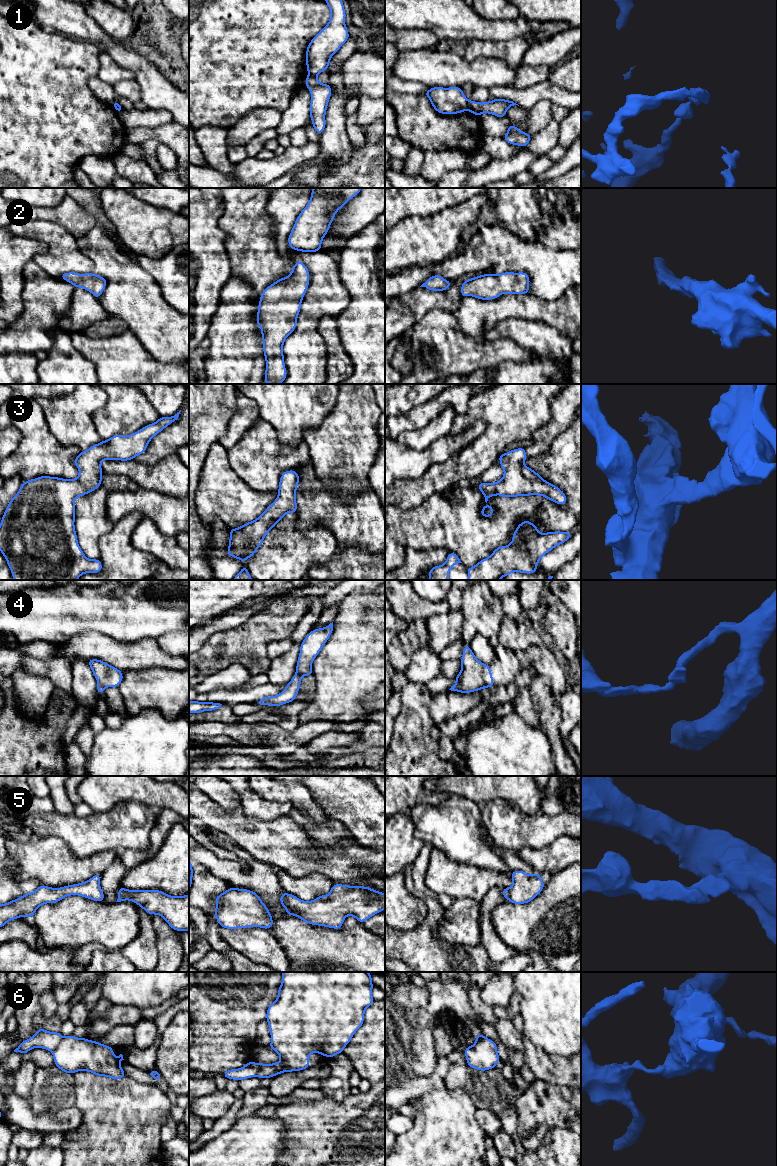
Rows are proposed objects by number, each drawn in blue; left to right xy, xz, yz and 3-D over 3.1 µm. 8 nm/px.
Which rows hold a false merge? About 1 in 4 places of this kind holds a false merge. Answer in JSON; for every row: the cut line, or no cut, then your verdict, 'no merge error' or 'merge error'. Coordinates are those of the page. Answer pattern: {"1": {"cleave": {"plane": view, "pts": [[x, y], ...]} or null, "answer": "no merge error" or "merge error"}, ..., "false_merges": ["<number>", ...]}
{"1": {"cleave": {"plane": "yz", "pts": [[468, 101], [469, 109]]}, "answer": "merge error"}, "2": {"cleave": null, "answer": "no merge error"}, "3": {"cleave": null, "answer": "no merge error"}, "4": {"cleave": {"plane": "xy", "pts": [[98, 682], [105, 687]]}, "answer": "merge error"}, "5": {"cleave": null, "answer": "no merge error"}, "6": {"cleave": {"plane": "xy", "pts": [[63, 1038], [52, 1052]]}, "answer": "merge error"}, "false_merges": ["1", "4", "6"]}

